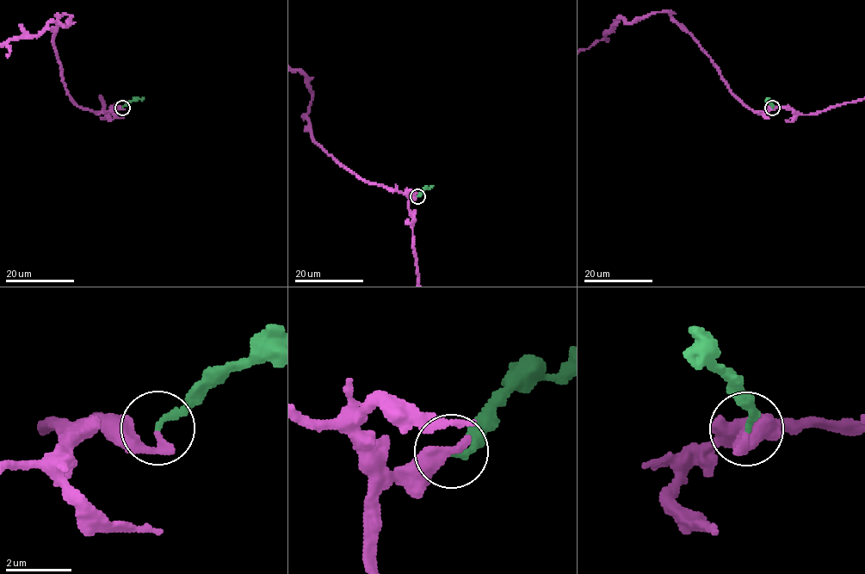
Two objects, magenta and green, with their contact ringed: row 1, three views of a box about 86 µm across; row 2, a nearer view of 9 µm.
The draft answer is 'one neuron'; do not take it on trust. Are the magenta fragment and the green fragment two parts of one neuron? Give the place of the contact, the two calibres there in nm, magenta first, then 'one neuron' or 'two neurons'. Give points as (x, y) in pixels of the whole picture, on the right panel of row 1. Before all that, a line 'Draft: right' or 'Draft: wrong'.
Draft: right
at (772, 108); 280 nm thick on the magenta side, 200 nm on the other; one neuron

